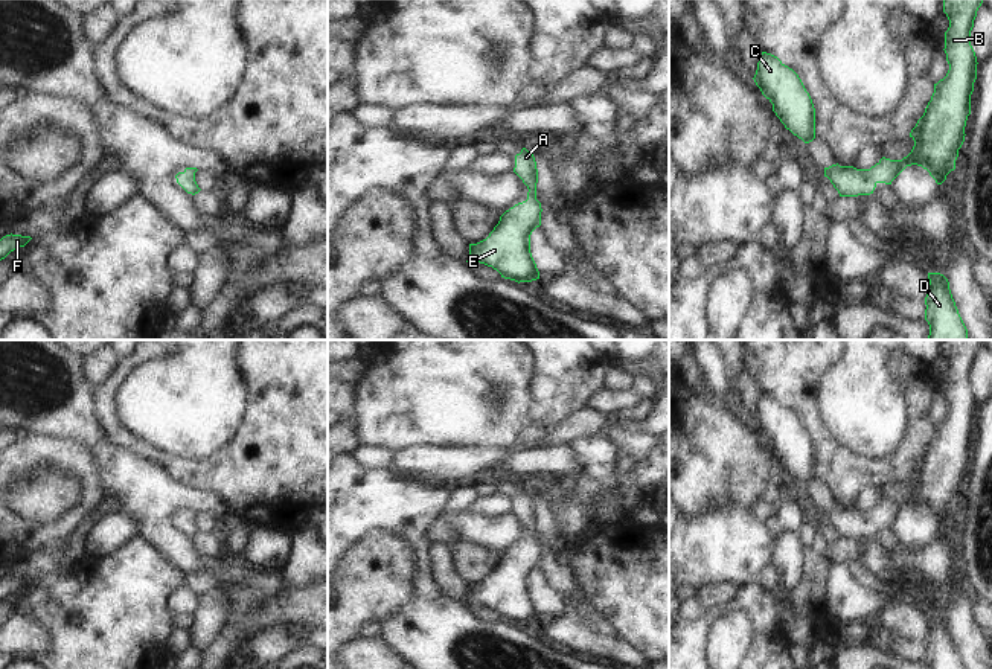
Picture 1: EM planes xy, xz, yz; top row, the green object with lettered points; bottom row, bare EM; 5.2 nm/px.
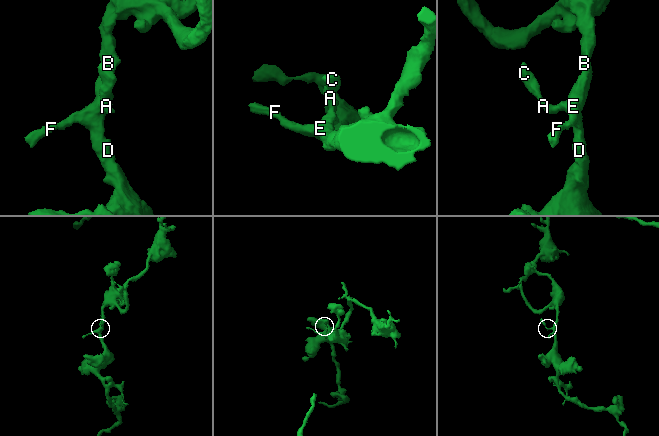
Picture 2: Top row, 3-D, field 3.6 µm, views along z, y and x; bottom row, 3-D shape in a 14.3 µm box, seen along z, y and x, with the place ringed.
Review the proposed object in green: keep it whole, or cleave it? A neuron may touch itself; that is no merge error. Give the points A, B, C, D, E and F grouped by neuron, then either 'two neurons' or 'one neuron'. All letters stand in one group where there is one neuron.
A B C D E F | one neuron

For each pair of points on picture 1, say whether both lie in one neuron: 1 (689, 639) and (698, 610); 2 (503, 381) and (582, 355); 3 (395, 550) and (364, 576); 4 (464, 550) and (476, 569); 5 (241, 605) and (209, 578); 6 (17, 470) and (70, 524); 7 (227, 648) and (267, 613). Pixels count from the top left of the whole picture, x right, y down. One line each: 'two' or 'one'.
1: two
2: two
3: one
4: one
5: two
6: one
7: one

